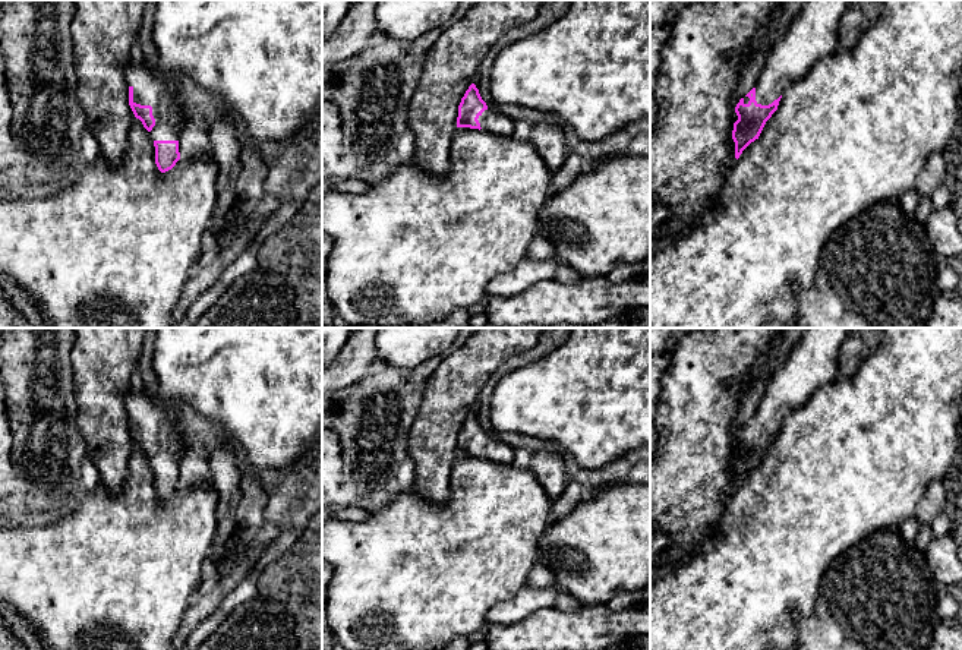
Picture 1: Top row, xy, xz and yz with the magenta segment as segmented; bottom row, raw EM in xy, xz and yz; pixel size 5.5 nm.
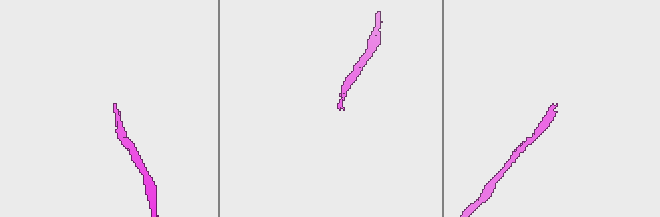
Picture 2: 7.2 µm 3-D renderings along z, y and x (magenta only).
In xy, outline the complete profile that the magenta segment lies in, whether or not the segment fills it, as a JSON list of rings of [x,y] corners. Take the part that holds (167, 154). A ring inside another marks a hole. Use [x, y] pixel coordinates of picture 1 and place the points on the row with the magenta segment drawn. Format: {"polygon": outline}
{"polygon": [[[142,60],[129,64],[126,72],[129,105],[149,132],[155,146],[155,164],[161,173],[180,160],[179,138],[183,120],[179,94],[182,83],[176,76],[157,79]]]}

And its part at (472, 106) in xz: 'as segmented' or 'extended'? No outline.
extended

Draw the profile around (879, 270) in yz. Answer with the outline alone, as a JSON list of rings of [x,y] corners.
[[[880,201],[839,227],[824,244],[811,287],[795,287],[795,328],[927,328],[939,296],[940,262],[925,227],[905,214],[898,201]]]

